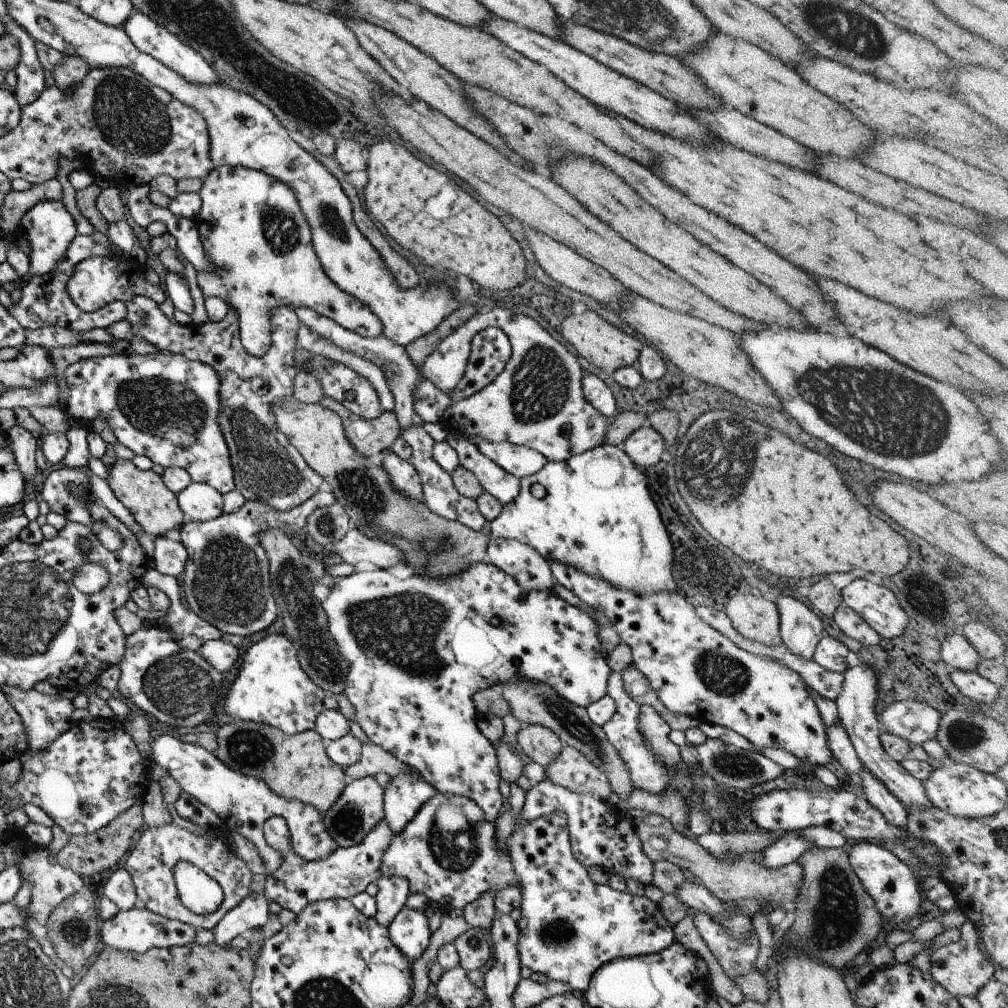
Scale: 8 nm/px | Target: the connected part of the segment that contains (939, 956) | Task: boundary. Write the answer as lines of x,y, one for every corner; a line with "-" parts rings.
969,921
963,922
958,928
961,932
959,939
951,944
946,944
929,954
929,971
936,984
943,990
949,992
950,996
959,998
961,996
975,997
975,994
993,978
995,968
981,949
980,939
975,928

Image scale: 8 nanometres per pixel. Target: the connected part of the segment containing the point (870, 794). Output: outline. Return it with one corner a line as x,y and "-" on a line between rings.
861,770
860,779
866,802
875,810
879,810
879,814
891,826
906,828
906,810
889,793
889,790
875,776
872,776
869,770

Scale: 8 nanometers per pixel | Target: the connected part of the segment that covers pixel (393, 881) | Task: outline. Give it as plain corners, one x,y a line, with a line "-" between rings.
380,876
376,881
377,894
374,896
376,914
374,920
387,927
397,912
406,904
409,895
409,880
399,876

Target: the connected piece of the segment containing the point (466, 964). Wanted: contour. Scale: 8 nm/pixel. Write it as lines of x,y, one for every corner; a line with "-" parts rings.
469,927
452,943
458,964
466,972
484,970
492,959
490,935
476,927

